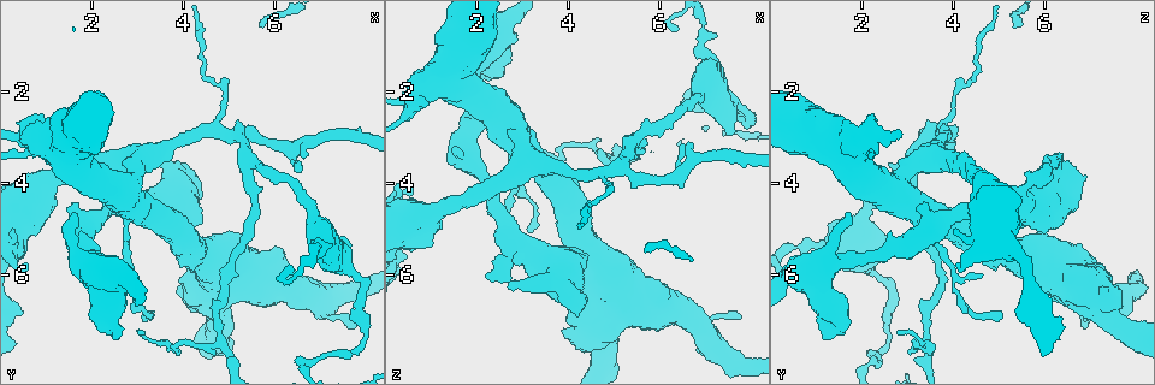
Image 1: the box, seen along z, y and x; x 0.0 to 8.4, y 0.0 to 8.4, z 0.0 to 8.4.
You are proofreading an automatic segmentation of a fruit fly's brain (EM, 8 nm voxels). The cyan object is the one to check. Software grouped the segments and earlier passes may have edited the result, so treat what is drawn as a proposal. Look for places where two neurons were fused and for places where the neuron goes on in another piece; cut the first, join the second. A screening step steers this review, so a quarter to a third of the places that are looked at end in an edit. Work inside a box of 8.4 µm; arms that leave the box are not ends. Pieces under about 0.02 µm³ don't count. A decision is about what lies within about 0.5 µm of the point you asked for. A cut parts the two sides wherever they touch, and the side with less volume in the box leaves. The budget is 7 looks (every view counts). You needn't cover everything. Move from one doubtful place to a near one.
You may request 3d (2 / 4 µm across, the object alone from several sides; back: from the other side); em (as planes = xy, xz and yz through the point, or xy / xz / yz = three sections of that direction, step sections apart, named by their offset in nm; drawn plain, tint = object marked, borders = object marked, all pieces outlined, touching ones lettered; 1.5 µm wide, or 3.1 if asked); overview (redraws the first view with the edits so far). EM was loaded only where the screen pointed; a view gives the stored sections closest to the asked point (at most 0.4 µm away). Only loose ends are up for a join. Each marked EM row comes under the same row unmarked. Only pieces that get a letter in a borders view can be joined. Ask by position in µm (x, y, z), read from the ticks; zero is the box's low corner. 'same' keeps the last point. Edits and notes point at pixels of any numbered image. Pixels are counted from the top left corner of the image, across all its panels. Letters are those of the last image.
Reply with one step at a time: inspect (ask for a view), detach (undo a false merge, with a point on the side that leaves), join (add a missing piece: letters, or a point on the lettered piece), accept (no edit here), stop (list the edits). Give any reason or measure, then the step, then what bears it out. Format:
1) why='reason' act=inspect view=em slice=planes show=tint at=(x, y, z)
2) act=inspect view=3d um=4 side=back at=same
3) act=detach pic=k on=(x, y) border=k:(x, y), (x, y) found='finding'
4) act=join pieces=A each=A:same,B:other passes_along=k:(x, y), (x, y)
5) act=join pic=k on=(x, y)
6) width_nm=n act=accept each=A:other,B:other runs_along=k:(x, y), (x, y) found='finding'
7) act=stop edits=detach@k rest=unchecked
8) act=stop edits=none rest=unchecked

why='sharp bend' act=inspect view=em slice=planes show=borders at=(7.95, 6.35, 2.70)

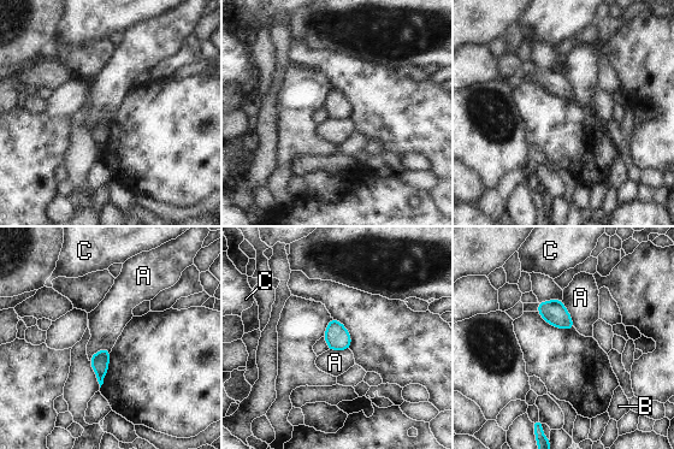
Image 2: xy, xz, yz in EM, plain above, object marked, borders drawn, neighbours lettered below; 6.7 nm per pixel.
longest_contact=A:200nm act=accept each=A:other,B:other,C:other border=2:(562, 300), (574, 326) found='one neuron here'

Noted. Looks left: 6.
why='abrupt turn' act=inspect view=3d um=2 at=(4.85, 2.25, 4.00)

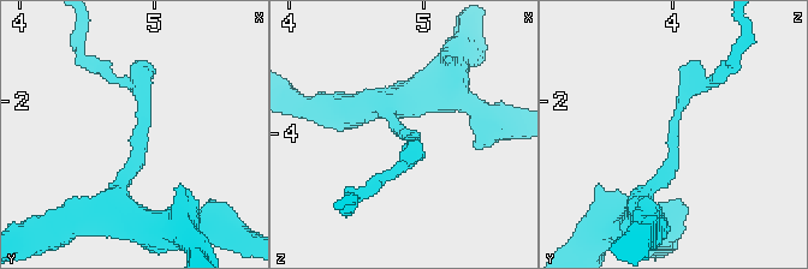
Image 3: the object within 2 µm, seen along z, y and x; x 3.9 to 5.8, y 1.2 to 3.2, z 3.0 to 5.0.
act=inspect view=em slice=planes show=tint at=(4.86, 2.22, 4.00)

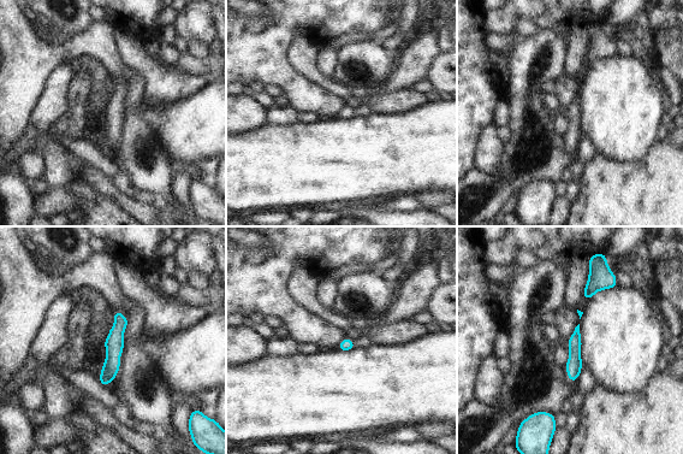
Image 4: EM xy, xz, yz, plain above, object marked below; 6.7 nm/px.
why='see the neighbours' act=inspect view=em slice=planes show=borders at=same

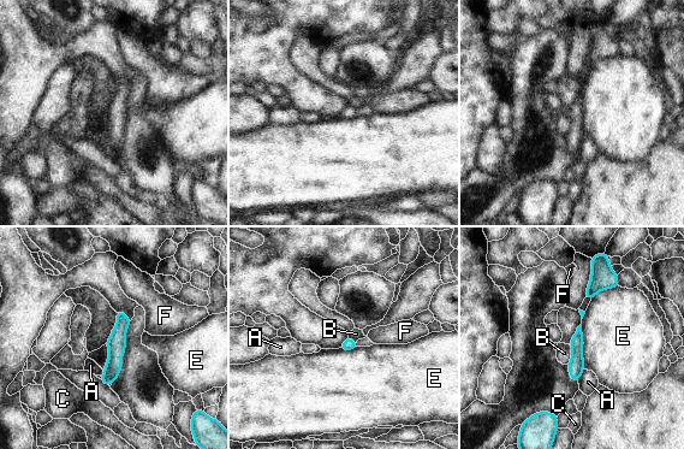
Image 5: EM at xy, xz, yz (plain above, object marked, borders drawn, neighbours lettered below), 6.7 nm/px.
longest_contact=E:300nm act=accept each=A:other,B:other,C:other,E:other,F:other runs_along=5:(119, 314), (117, 352), (107, 382) found='all the same neuron'

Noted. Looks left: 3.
why='sudden change in width' act=inspect view=3d um=4 at=(2.80, 4.80, 3.15)

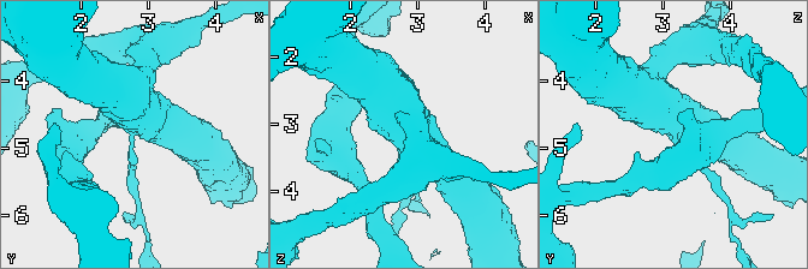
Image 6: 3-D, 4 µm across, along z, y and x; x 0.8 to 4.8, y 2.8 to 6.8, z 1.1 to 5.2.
why='shape alone is not enough' act=inspect view=em slice=planes show=tint at=(2.80, 4.75, 3.20)

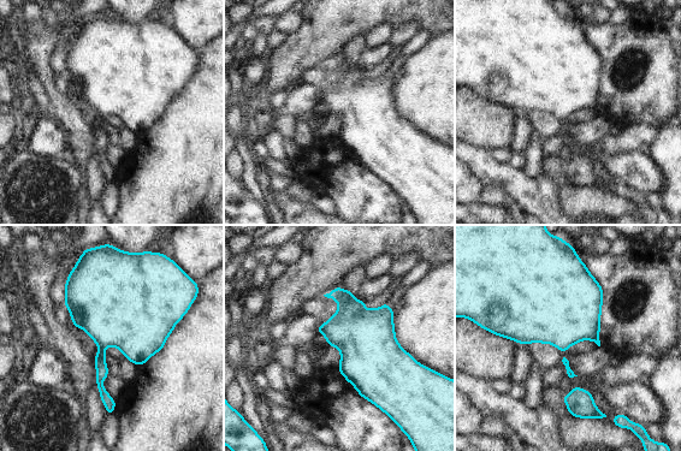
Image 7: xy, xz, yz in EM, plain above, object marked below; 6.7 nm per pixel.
why='what lies round it' act=inspect view=em slice=planes show=borders at=same

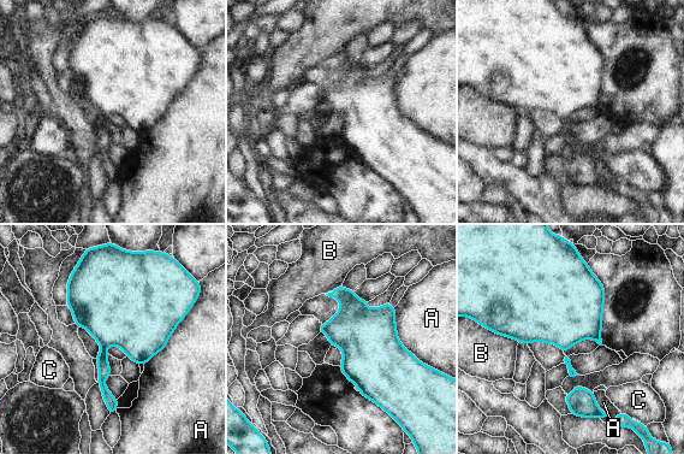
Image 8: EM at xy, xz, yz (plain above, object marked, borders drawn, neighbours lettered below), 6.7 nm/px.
act=accept each=A:other,B:other,C:other border=8:(189, 311), (166, 346), (144, 365) found='all the same neuron'

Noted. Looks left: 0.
act=stop edits=none rest=unchecked

